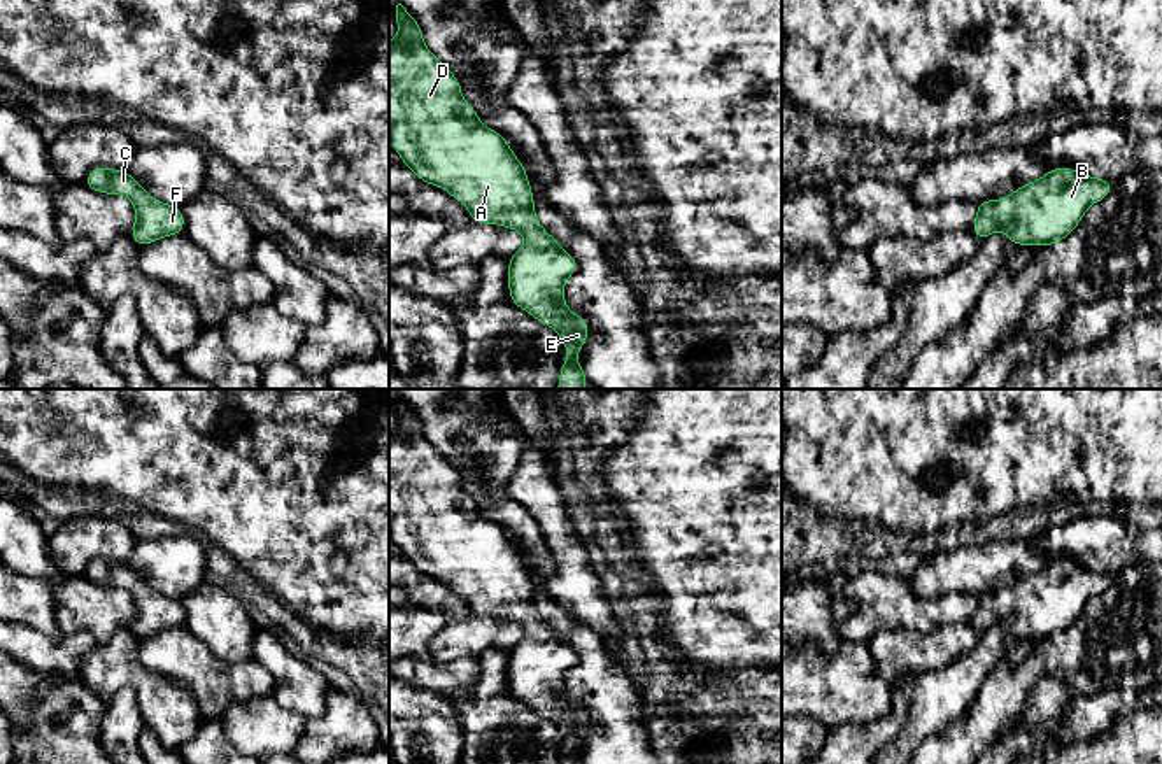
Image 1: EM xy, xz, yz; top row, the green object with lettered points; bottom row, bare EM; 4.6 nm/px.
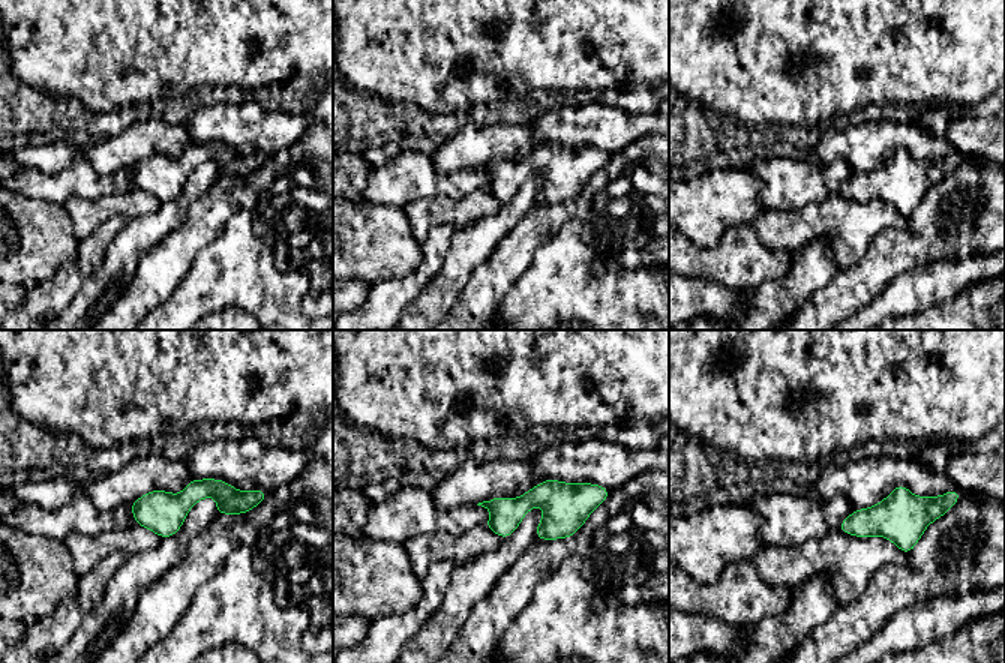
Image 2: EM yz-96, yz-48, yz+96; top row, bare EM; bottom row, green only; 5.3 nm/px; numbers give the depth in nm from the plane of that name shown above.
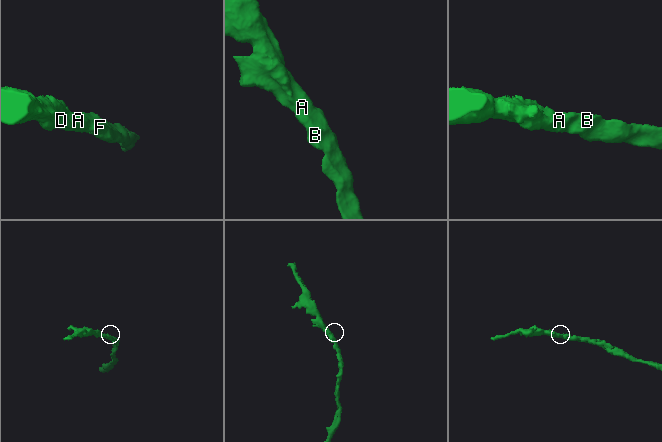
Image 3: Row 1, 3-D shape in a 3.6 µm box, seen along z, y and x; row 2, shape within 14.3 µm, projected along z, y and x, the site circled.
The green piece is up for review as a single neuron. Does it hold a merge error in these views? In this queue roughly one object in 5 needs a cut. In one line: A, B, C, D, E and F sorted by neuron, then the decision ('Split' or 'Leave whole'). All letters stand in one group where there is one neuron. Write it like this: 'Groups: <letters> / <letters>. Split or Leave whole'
Groups: A B C D E F. Leave whole

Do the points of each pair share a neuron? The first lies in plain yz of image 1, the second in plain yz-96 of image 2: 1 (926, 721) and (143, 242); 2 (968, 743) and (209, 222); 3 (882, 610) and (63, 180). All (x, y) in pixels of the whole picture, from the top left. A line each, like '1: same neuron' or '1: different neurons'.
1: same neuron
2: same neuron
3: same neuron

